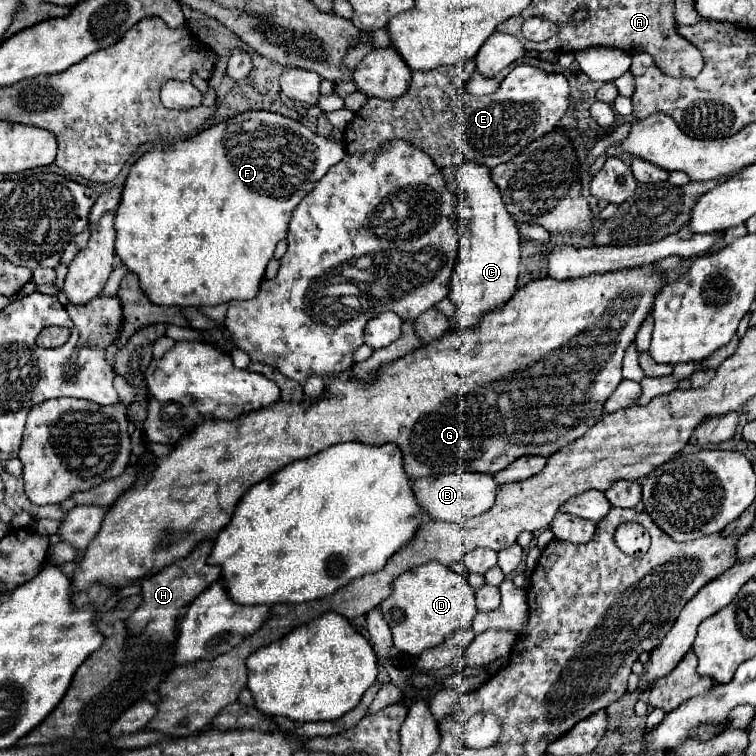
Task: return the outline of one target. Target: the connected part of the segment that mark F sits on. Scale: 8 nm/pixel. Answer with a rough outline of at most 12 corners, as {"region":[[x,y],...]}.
{"region":[[248,111],[126,177],[116,255],[152,303],[254,299],[346,155]]}

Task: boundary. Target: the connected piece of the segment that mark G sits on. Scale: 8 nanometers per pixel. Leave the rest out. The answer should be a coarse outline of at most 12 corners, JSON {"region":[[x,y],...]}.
{"region":[[654,265],[534,279],[348,393],[204,421],[72,577],[126,587],[336,443],[418,477],[582,437]]}

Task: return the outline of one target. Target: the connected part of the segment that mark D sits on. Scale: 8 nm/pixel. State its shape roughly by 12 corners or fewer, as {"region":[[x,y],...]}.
{"region":[[428,561],[380,605],[394,647],[418,657],[478,613],[472,585]]}

